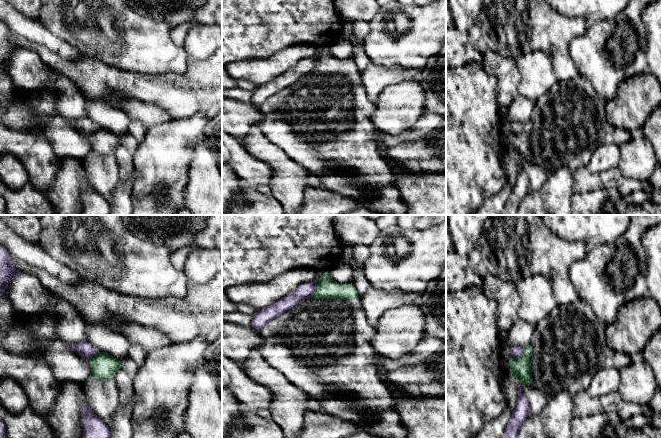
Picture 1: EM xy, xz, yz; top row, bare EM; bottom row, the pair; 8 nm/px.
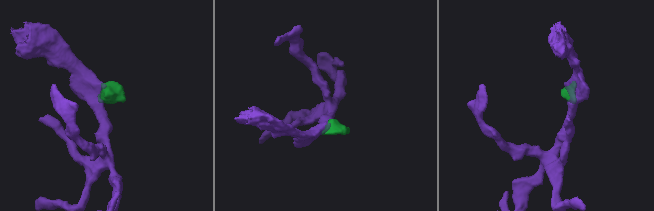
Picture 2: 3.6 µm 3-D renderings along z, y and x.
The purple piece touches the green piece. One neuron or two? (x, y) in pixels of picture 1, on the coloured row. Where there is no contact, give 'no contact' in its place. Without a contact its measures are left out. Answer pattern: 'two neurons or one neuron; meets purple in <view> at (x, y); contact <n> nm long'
two neurons; meets purple in yz at (520, 356); contact 150 nm long

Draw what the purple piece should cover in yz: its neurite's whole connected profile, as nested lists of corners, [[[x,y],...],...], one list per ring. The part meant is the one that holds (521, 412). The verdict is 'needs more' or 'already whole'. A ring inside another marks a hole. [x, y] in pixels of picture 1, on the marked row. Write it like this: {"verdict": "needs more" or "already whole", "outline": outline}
{"verdict": "already whole", "outline": [[[518,381],[518,399],[516,407],[512,411],[506,431],[500,439],[518,439],[520,426],[529,416],[529,405],[526,396],[523,393],[521,382]]]}

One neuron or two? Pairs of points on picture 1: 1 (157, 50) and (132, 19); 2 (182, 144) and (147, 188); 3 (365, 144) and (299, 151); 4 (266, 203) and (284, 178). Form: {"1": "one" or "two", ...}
{"1": "one", "2": "one", "3": "one", "4": "two"}

